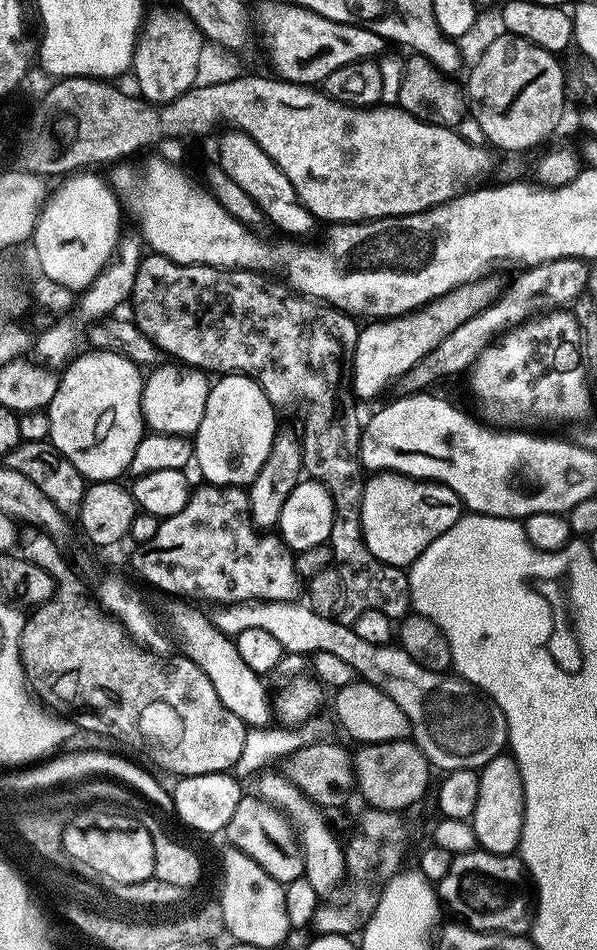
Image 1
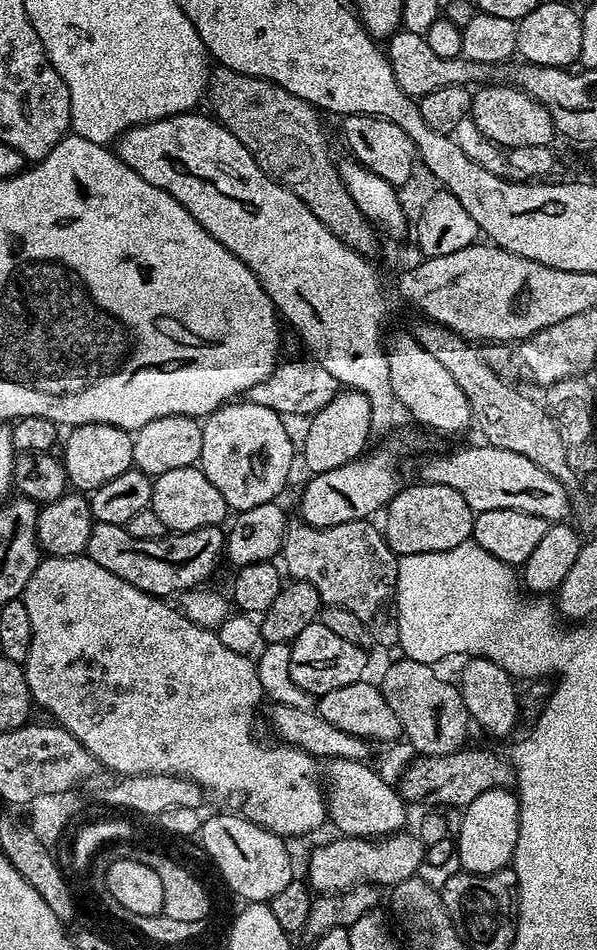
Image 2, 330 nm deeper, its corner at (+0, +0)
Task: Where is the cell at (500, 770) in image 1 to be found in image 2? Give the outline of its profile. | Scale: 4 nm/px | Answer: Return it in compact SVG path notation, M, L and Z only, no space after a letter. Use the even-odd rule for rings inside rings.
M491 788L486 794L478 794L474 802L463 809L460 833L454 836L454 852L459 867L473 876L485 876L501 872L512 863L514 846L518 846L518 822L520 821L520 798L507 788Z

